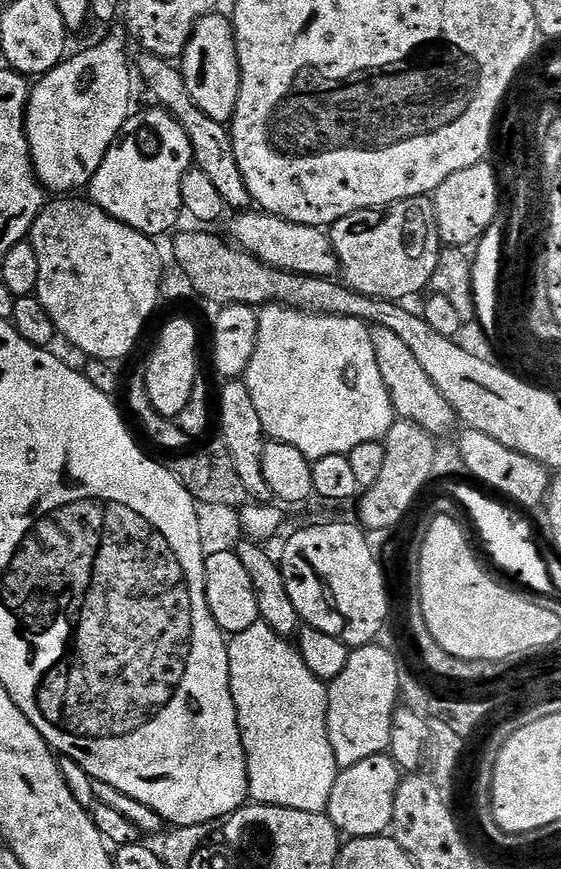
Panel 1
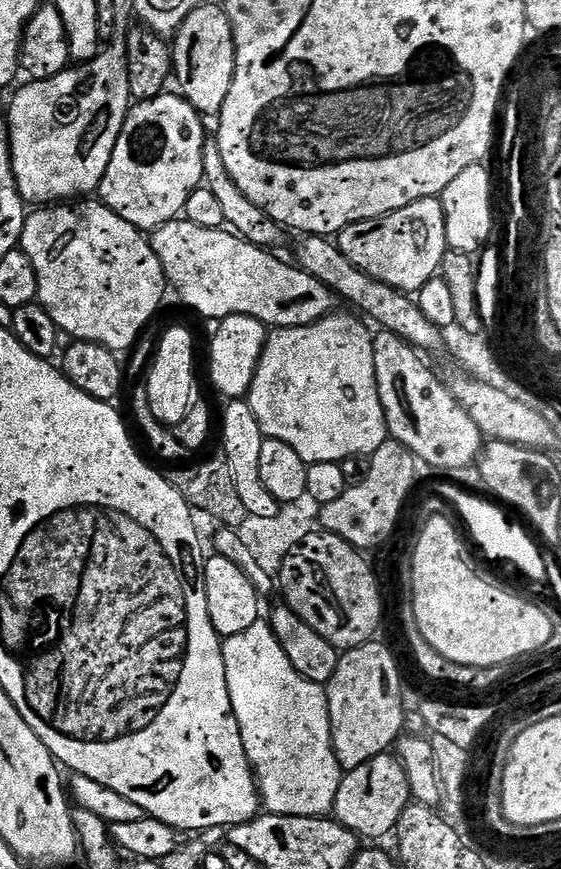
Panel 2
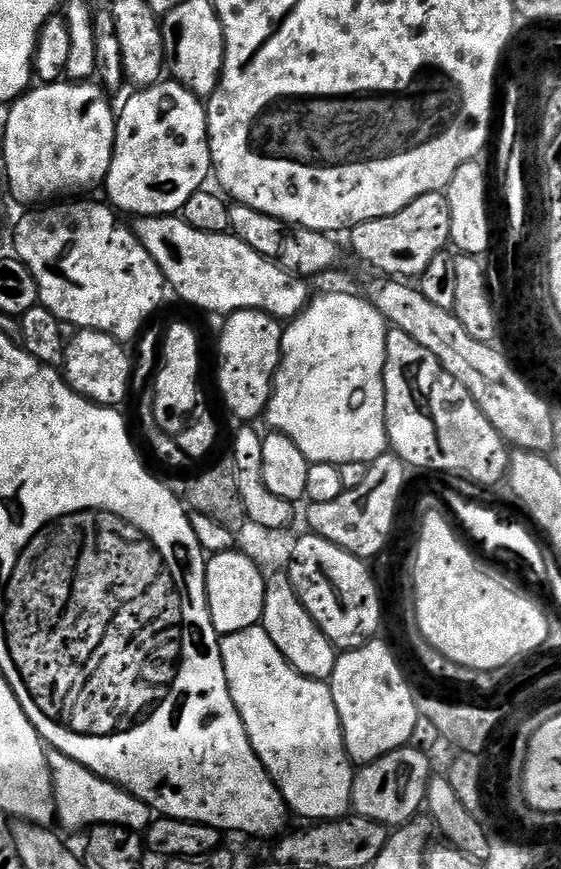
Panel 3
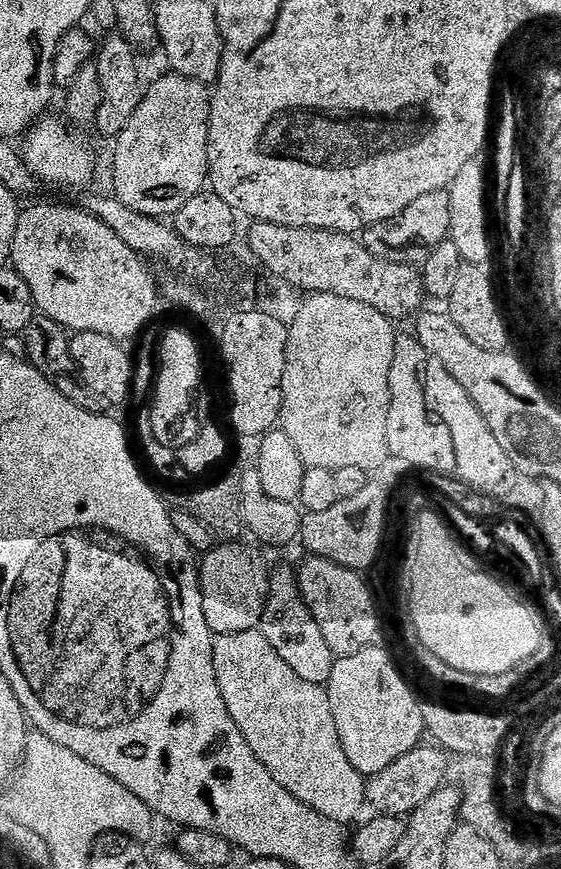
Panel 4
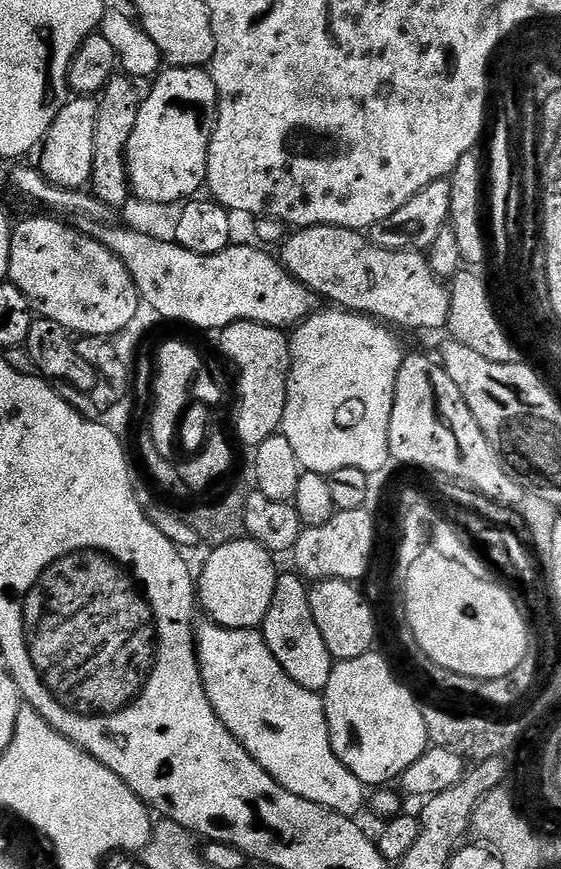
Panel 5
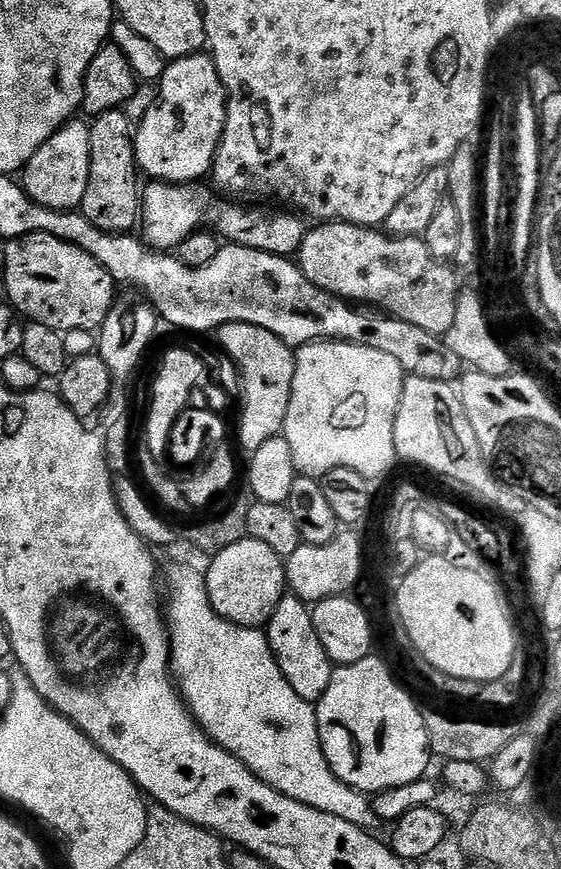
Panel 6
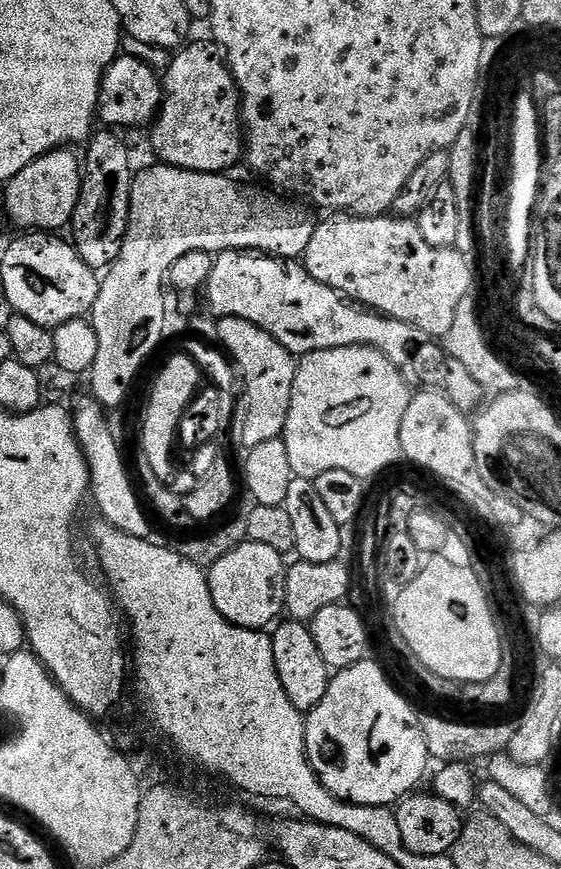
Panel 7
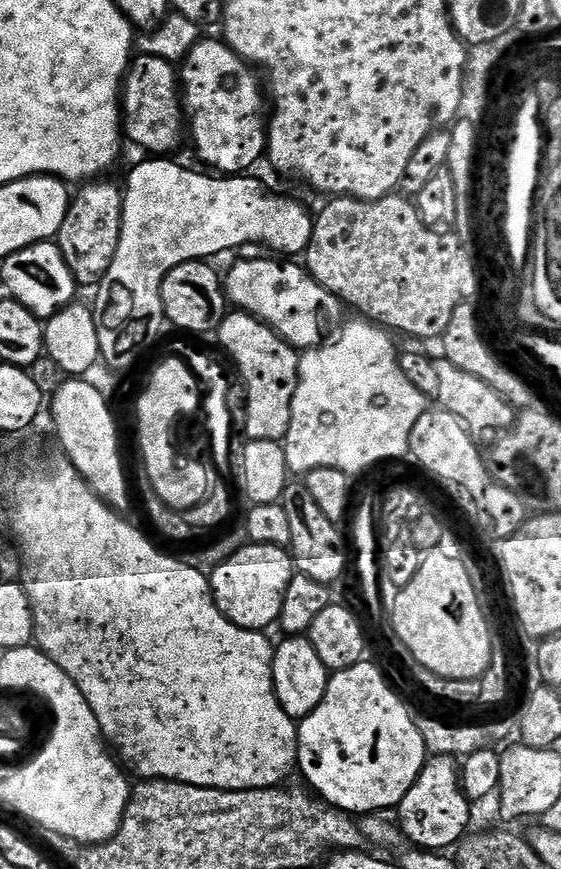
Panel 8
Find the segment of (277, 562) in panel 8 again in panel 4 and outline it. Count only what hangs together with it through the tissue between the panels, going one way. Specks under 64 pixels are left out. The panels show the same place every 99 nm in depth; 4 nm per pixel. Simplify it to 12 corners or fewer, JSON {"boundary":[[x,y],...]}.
{"boundary":[[240,542],[199,565],[216,636],[259,629],[269,569]]}

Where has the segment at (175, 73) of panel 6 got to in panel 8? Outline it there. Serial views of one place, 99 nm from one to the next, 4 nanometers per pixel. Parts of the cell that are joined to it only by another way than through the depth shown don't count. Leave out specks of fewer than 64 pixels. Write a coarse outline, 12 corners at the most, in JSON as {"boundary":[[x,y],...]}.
{"boundary":[[220,38],[178,75],[197,158],[252,170],[268,147],[261,77]]}

